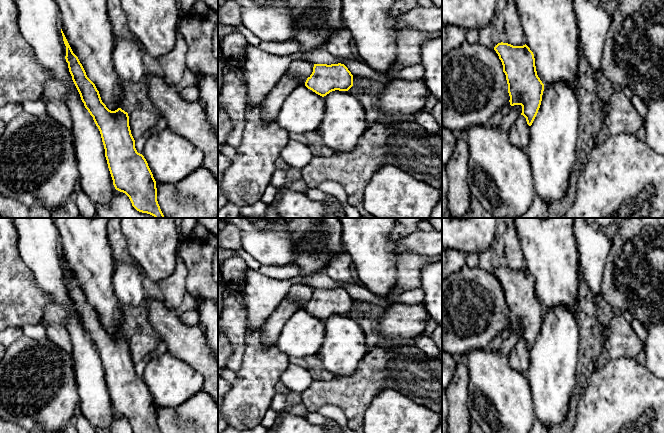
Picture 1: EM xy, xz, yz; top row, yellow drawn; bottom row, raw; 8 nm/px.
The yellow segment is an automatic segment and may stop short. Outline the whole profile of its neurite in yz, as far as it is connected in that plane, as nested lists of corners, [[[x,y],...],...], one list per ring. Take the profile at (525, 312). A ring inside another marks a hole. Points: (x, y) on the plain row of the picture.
[[[498,267],[494,274],[506,299],[510,329],[521,329],[527,348],[532,349],[541,329],[544,308],[537,299],[533,276],[525,268]]]

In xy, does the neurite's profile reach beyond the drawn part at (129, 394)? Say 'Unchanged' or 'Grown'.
Unchanged

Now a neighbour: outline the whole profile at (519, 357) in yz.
[[[520,339],[508,354],[509,366],[526,375],[530,365],[530,350],[527,348],[526,342]]]

